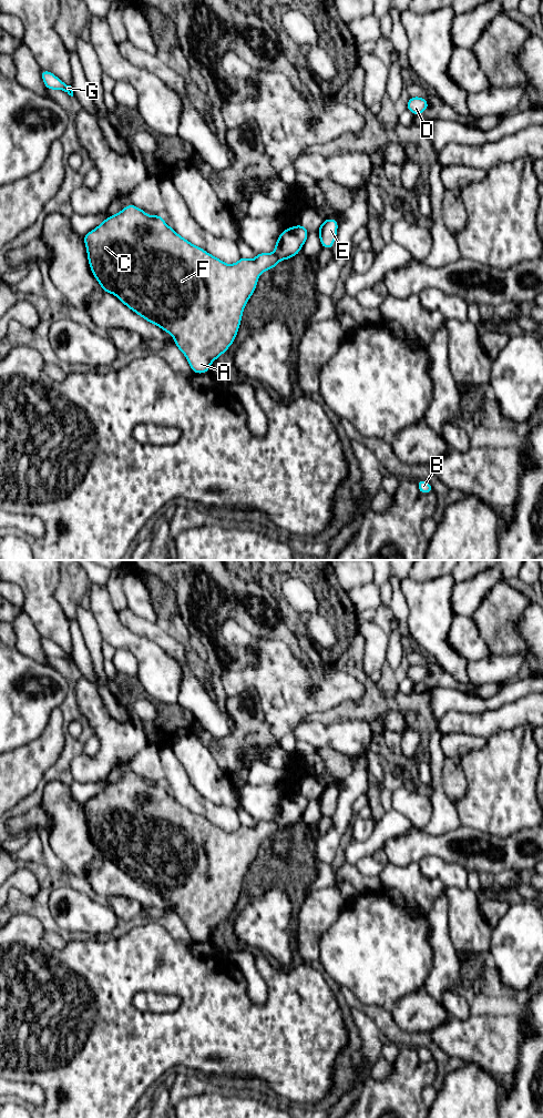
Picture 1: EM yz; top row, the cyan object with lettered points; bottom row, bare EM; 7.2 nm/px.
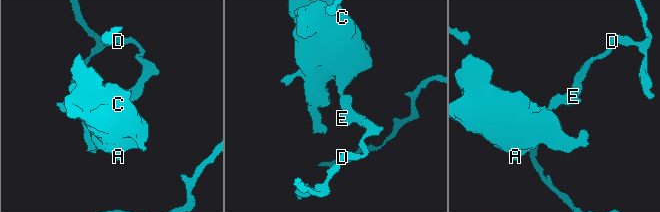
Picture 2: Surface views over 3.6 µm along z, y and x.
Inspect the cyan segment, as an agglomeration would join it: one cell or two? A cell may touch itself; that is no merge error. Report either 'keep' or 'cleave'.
cleave

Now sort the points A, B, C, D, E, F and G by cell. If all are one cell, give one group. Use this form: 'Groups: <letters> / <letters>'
Groups: A C F / B D E G

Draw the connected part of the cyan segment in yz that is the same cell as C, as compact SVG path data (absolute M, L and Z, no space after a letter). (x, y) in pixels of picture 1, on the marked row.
M133 204L106 217L86 233L83 241L91 272L103 292L113 294L139 316L172 335L175 346L184 354L194 374L207 373L212 363L230 347L259 276L278 265L275 253L257 253L254 260L240 257L232 265L224 263L178 235L162 215L147 215L144 210Z

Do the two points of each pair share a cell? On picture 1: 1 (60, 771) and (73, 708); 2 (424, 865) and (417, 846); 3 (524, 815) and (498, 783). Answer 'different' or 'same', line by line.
1: same
2: different
3: same

